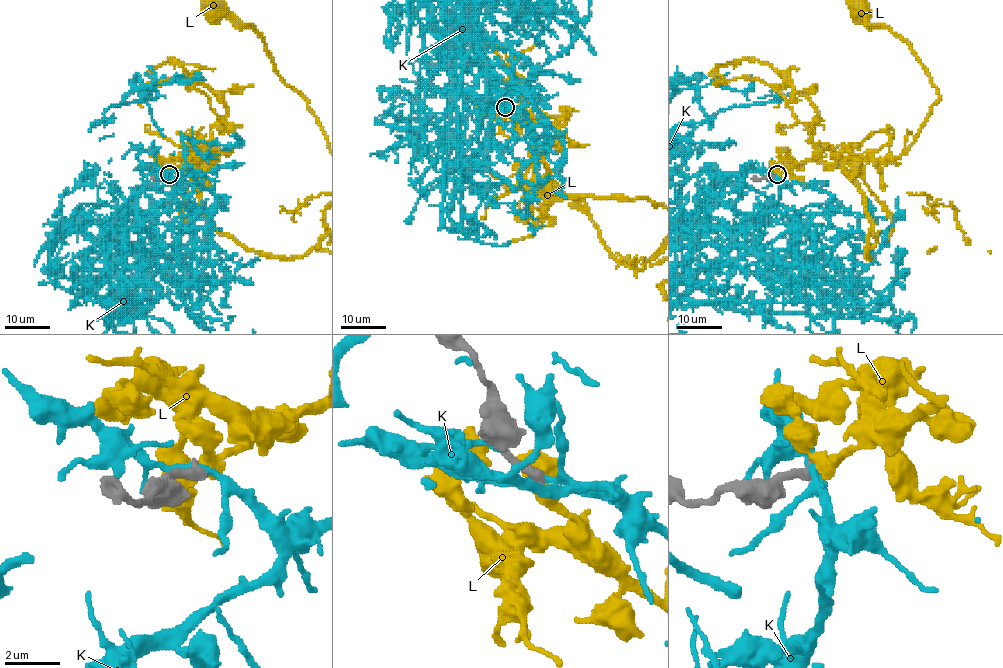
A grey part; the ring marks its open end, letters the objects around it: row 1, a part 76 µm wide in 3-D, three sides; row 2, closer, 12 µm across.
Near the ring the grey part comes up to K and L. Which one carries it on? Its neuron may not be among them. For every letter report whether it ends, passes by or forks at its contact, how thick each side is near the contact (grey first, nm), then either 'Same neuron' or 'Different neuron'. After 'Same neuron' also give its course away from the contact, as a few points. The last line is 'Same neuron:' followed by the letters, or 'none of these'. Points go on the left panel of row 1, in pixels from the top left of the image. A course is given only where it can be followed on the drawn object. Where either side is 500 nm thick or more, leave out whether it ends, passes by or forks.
K: It passes by. Thickness 400 nm (grey) against 240 nm. Different neuron
L: It passes by. Thickness 400 nm (grey) against 420 nm. Same neuron
Same neuron: L

